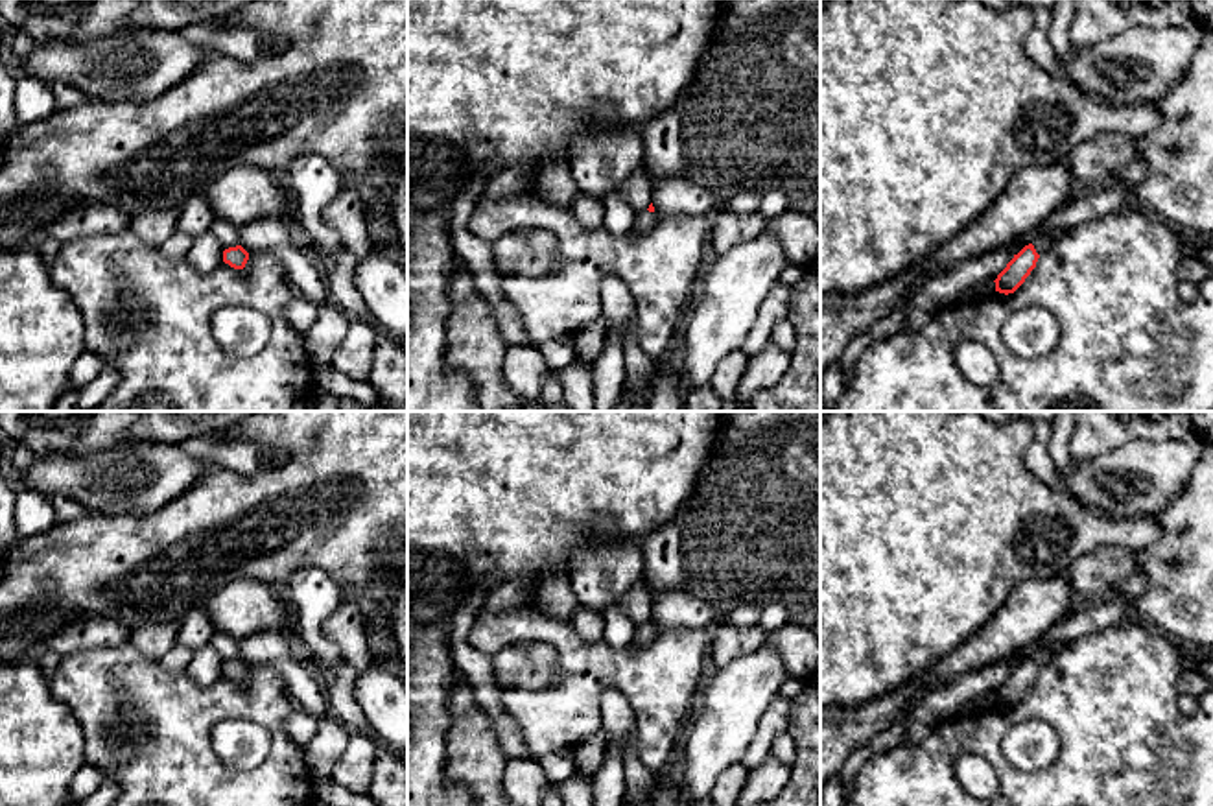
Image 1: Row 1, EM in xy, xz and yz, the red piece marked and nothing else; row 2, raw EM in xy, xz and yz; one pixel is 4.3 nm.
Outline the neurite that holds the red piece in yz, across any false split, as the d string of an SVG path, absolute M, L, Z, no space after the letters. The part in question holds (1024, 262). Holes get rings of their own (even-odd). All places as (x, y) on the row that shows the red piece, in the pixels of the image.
M1062 227L1045 236L1040 236L1036 242L1025 245L1018 255L1014 255L1014 258L994 280L995 291L1005 295L1014 293L1036 267L1038 258L1047 253L1053 242L1064 236L1069 229L1071 227Z

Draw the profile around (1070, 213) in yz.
M1123 186L1095 192L1088 197L1075 199L1073 194L1062 201L1038 227L1029 232L1027 240L1016 240L1016 251L1036 242L1062 227L1075 227L1106 214L1126 214L1134 210L1130 192Z

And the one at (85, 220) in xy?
M81 203L48 227L48 236L65 243L77 238L116 234L129 229L131 218L118 207Z

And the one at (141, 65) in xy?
M144 28L96 42L35 42L26 70L52 85L65 81L92 100L151 100L179 85L208 50L179 31Z

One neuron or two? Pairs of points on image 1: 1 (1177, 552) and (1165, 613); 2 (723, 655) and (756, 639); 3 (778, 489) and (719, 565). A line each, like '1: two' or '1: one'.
1: one
2: one
3: one

